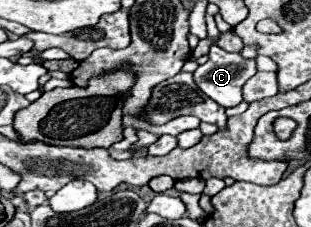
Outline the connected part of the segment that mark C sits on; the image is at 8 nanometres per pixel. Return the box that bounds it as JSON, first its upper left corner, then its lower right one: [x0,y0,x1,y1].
[193,46,255,108]

